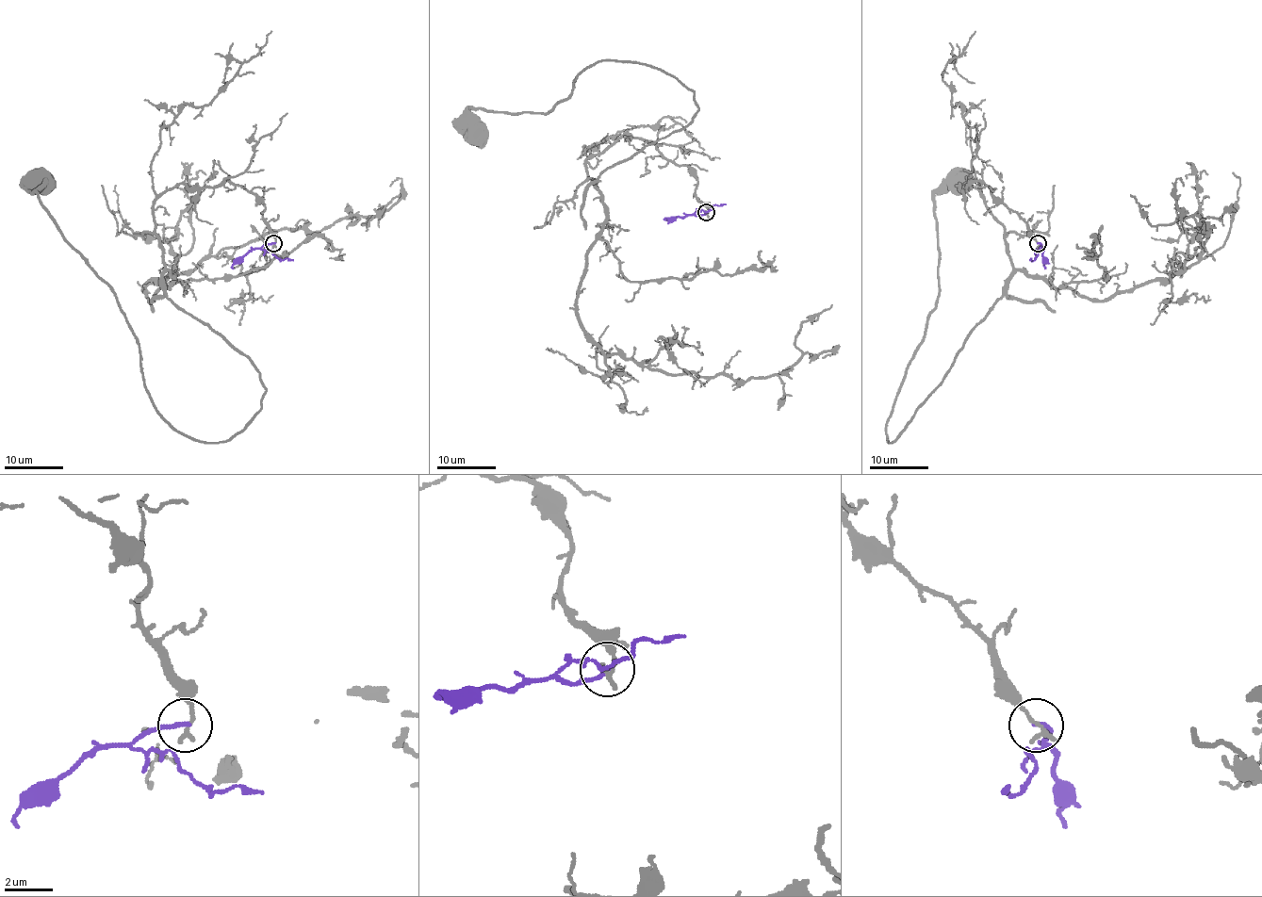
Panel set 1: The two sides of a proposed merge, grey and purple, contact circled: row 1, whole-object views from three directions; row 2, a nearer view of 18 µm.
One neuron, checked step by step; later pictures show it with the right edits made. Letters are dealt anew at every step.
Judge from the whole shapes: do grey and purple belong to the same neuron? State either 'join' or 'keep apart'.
keep apart

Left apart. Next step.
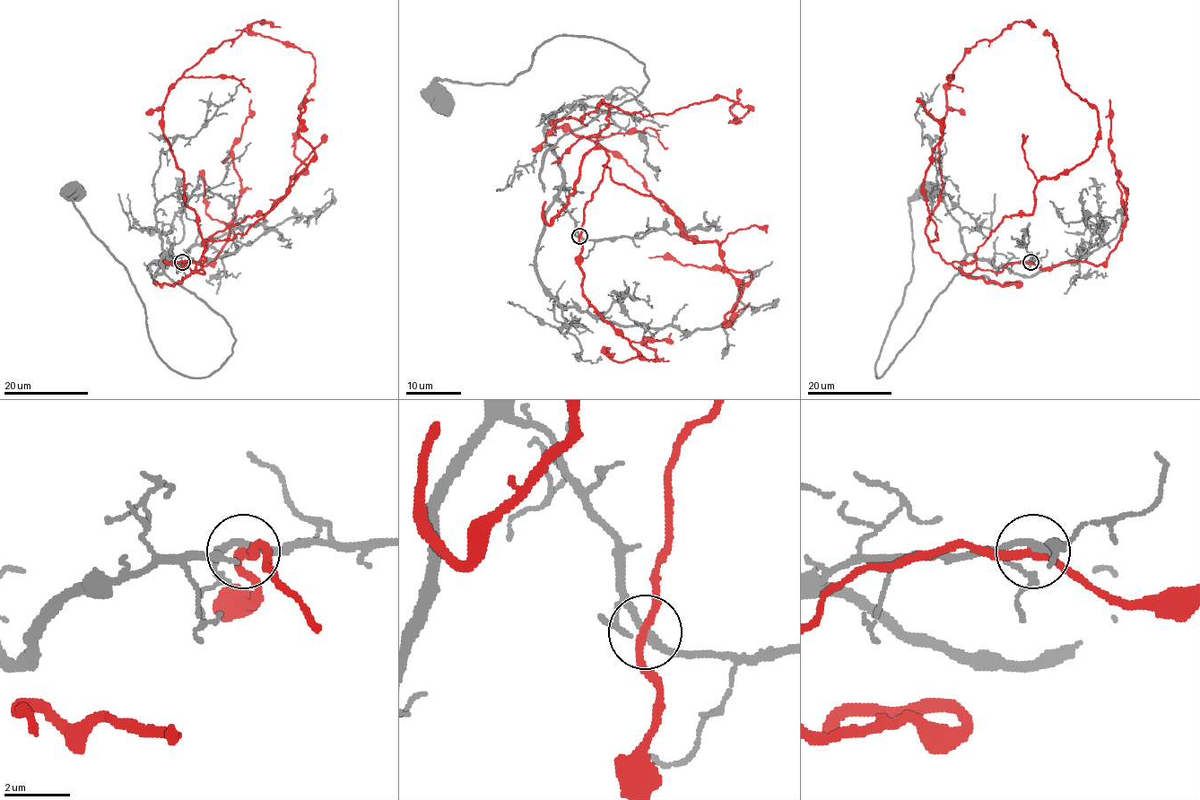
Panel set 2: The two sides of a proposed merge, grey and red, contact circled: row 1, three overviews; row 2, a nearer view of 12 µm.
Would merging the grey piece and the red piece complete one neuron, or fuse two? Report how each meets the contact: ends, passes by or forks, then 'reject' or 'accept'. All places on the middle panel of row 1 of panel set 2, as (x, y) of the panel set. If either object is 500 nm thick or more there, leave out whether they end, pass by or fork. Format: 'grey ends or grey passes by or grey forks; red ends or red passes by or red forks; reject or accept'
grey passes by; red passes by; accept

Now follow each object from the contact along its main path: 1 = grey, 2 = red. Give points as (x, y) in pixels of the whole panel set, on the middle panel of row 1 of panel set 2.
1: (579, 236), (553, 145), (642, 91), (644, 65), (555, 36), (509, 83), (439, 80), (442, 101)
2: (579, 236), (605, 164), (691, 239), (717, 242), (741, 296), (733, 323), (749, 271), (649, 257)

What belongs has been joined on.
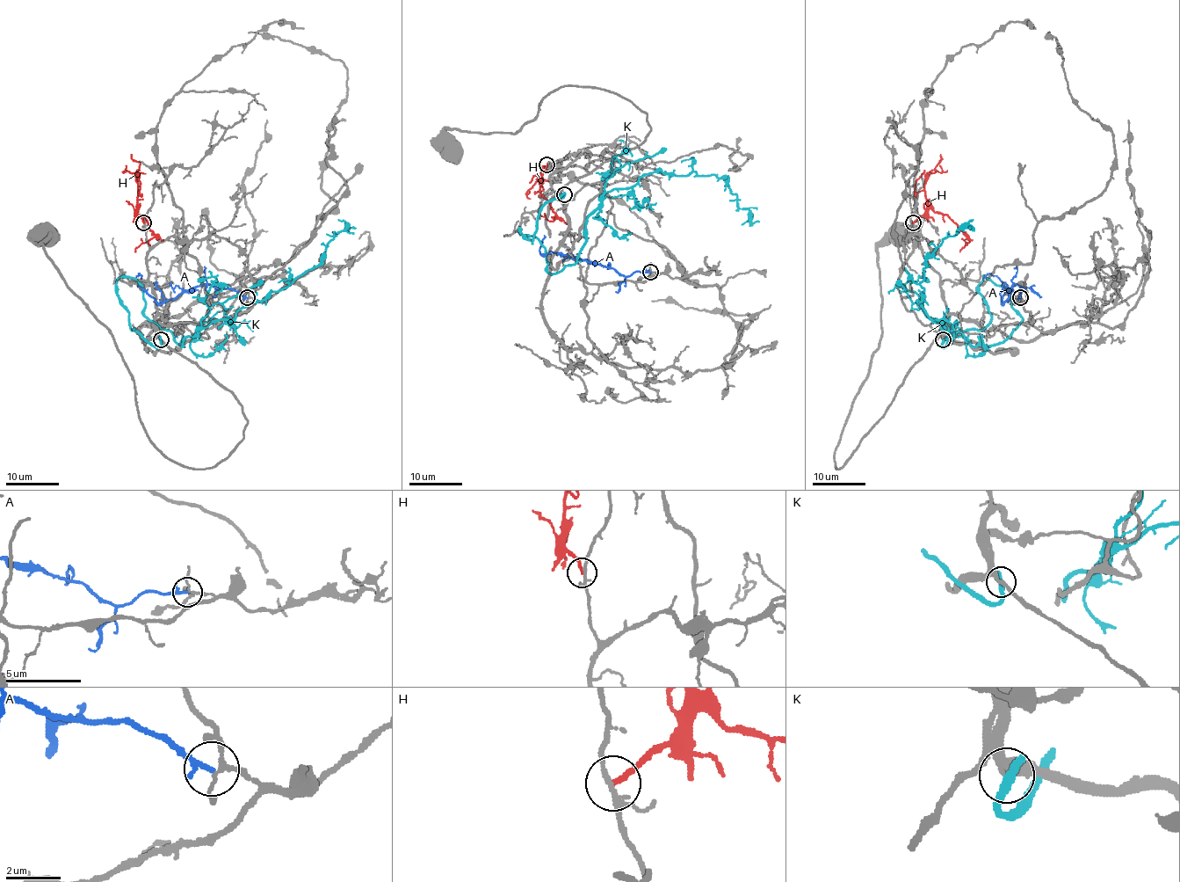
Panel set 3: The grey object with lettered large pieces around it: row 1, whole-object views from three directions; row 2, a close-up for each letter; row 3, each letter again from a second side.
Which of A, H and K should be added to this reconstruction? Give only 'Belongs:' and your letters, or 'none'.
Belongs: none

